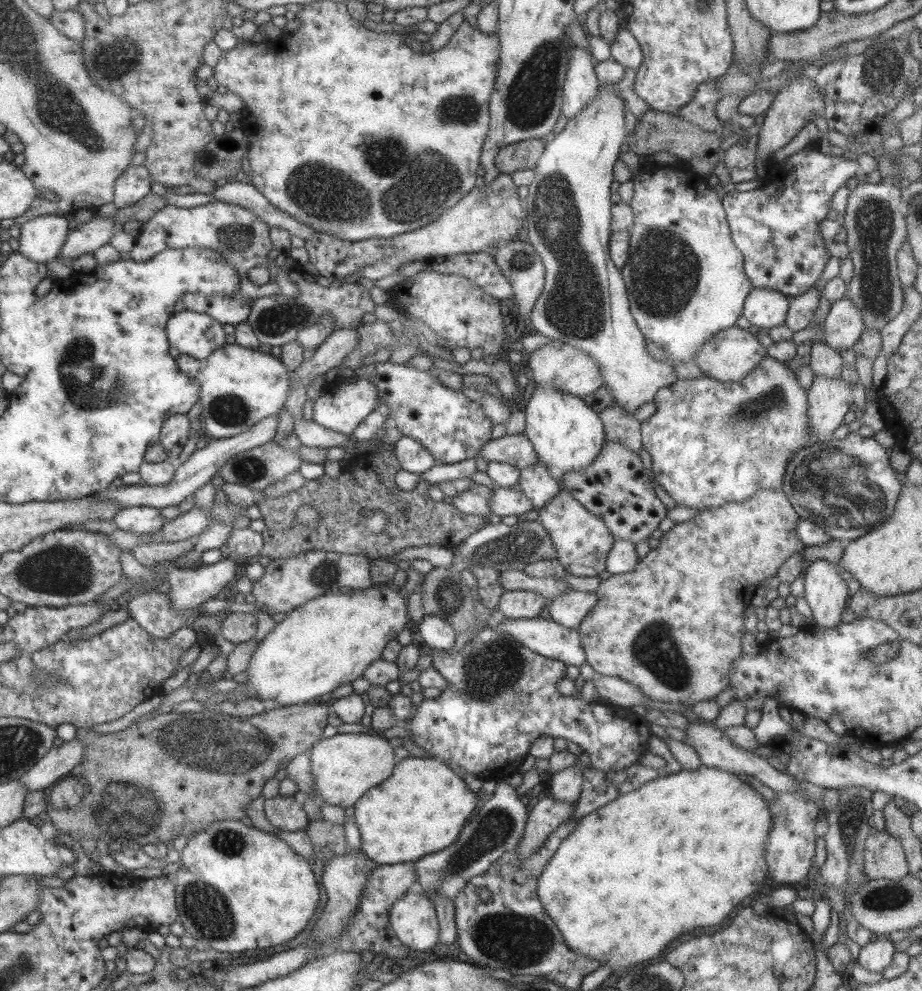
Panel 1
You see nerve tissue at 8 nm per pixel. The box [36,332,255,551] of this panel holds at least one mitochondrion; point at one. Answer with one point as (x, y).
(81, 383)

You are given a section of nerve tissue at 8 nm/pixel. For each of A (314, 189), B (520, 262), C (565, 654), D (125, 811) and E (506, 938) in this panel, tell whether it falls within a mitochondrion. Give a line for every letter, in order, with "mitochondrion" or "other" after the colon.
A: mitochondrion
B: mitochondrion
C: other
D: mitochondrion
E: mitochondrion

